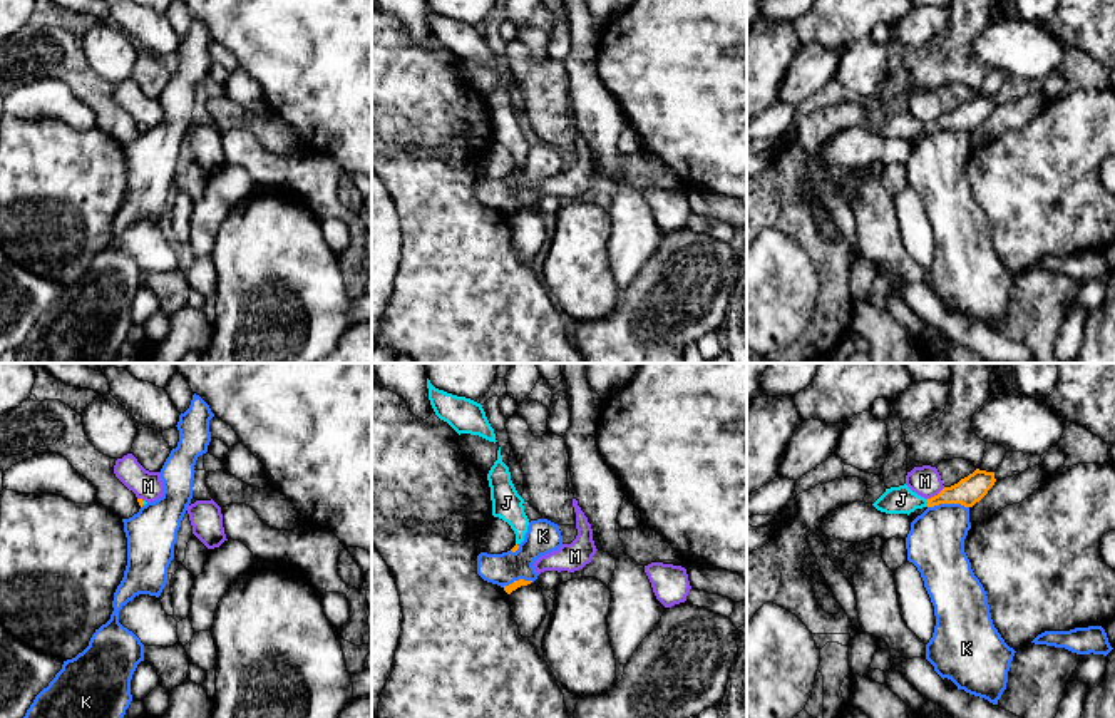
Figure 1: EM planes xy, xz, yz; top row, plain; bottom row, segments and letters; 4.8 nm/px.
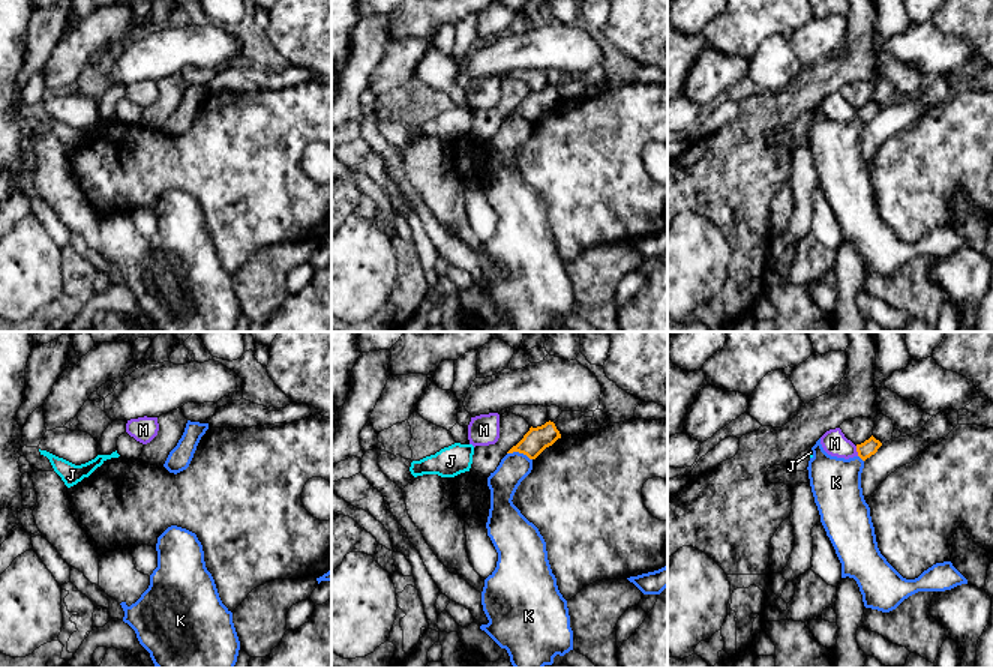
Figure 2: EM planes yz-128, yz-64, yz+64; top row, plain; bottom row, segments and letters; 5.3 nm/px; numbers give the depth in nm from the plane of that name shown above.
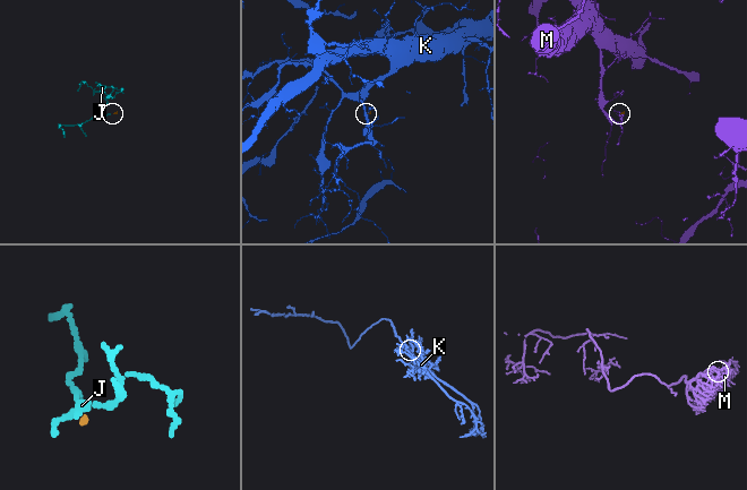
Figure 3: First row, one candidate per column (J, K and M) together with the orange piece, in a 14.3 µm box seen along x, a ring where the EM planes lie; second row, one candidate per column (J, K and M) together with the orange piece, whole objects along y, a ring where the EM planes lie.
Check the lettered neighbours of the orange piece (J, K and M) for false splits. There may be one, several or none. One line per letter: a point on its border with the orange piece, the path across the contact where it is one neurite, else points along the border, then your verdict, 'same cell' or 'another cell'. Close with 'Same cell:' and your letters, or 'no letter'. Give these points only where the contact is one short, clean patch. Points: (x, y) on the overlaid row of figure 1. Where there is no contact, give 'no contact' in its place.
J: yz (928, 502) | across yz (971, 489), (928, 502), (901, 499) | same cell
K: yz (948, 502) | along yz (968, 506), (935, 504), (928, 507) | another cell
M: yz (938, 494) | along yz (945, 487), (928, 499) | another cell
Same cell: J

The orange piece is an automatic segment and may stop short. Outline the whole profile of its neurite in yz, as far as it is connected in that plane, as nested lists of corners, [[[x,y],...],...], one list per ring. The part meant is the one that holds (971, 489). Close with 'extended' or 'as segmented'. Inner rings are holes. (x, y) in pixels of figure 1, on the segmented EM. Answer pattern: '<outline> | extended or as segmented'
[[[976,469],[968,477],[951,487],[944,487],[938,495],[924,499],[912,492],[906,484],[886,489],[886,492],[872,504],[886,514],[911,514],[916,509],[934,507],[939,504],[961,504],[973,507],[994,485],[994,472]]] | extended

